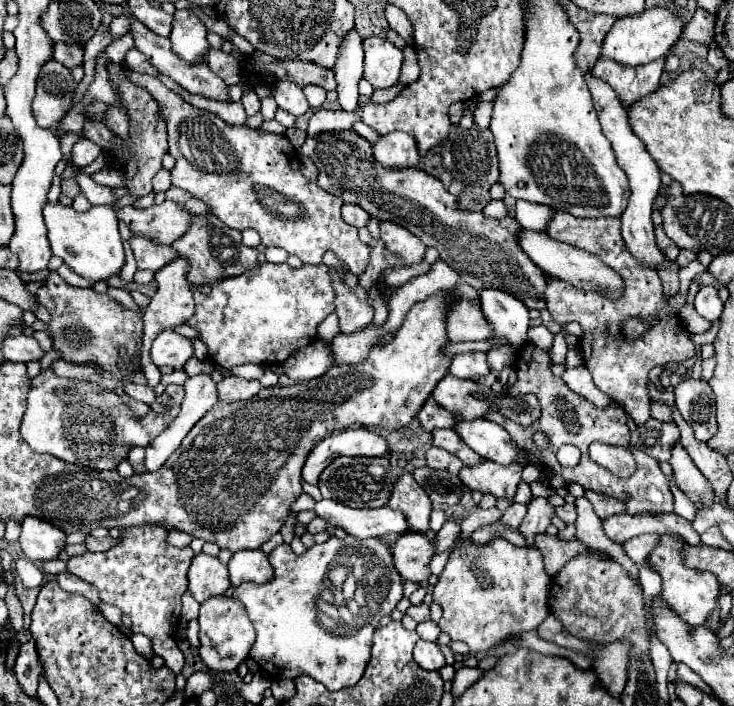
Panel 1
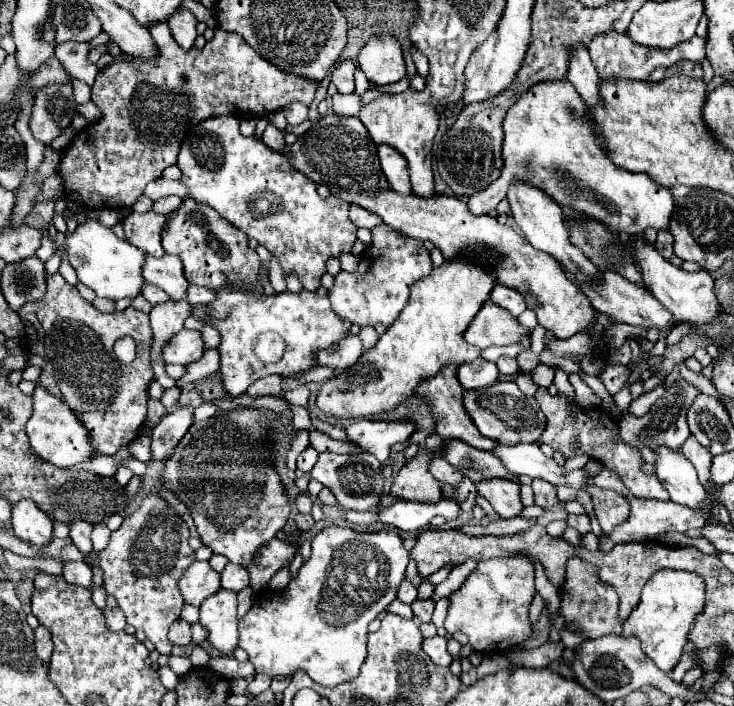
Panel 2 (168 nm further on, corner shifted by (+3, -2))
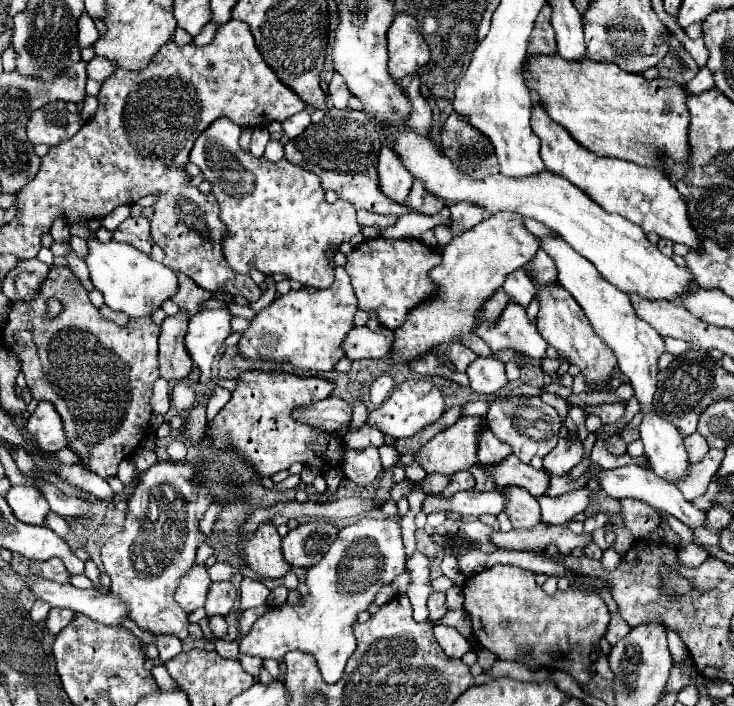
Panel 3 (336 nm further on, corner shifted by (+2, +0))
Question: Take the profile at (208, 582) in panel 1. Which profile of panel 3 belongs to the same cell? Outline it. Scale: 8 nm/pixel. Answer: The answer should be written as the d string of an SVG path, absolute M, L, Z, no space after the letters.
M194 565L180 579L180 585L176 589L174 599L186 613L192 613L194 609L204 607L208 587L210 587L210 577L206 573L206 565Z

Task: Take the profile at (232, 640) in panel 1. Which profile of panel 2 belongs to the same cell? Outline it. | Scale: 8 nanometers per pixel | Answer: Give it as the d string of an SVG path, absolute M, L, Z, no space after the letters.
M221 589L211 595L201 607L199 623L209 631L207 641L223 657L231 655L239 645L237 631L237 597L233 591Z

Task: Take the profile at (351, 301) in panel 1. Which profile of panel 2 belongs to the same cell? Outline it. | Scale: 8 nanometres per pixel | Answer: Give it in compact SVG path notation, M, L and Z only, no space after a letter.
M381 223L373 231L371 247L361 255L355 273L341 271L329 289L329 301L333 311L351 325L393 325L403 307L409 301L409 289L415 281L431 273L431 257L423 241L397 233L393 227Z

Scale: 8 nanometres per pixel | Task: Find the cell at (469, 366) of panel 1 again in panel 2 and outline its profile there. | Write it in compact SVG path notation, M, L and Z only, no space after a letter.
M475 359L457 367L457 379L463 389L483 389L497 381L497 365L485 359Z

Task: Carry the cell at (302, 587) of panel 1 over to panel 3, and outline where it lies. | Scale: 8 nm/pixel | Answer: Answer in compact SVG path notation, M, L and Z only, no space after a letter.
M358 519L350 527L340 529L338 539L332 543L330 551L322 557L318 565L308 569L306 583L310 589L310 597L302 597L300 605L284 603L280 607L270 607L270 611L252 625L250 633L242 637L240 653L282 661L288 651L300 649L316 657L320 673L326 683L336 683L344 673L348 657L356 649L356 637L352 633L352 625L356 623L358 613L368 609L368 605L374 601L376 591L384 583L392 583L396 575L404 573L404 563L406 563L406 551L400 535L400 525L394 519Z

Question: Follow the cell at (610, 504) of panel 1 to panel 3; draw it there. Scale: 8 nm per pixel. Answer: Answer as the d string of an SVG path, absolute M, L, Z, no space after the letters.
M624 499L620 503L622 503L624 523L636 539L646 539L650 531L660 527L662 517L650 505L644 505L642 501L636 499Z

